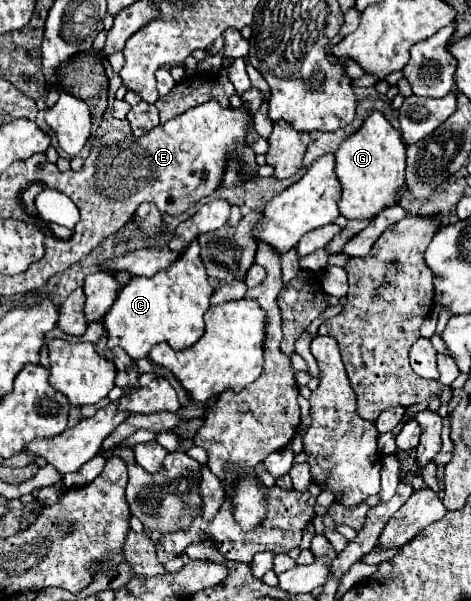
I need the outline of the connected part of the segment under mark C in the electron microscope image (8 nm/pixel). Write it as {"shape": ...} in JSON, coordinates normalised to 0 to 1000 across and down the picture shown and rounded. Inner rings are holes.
{"shape":[[[410,399],[363,446],[333,453],[321,463],[278,463],[278,469],[253,486],[223,526],[231,559],[227,576],[257,576],[282,599],[312,596],[312,586],[338,569],[355,569],[367,582],[401,579],[431,559],[431,522],[444,512],[448,489],[452,479],[423,429],[423,406]]]}

